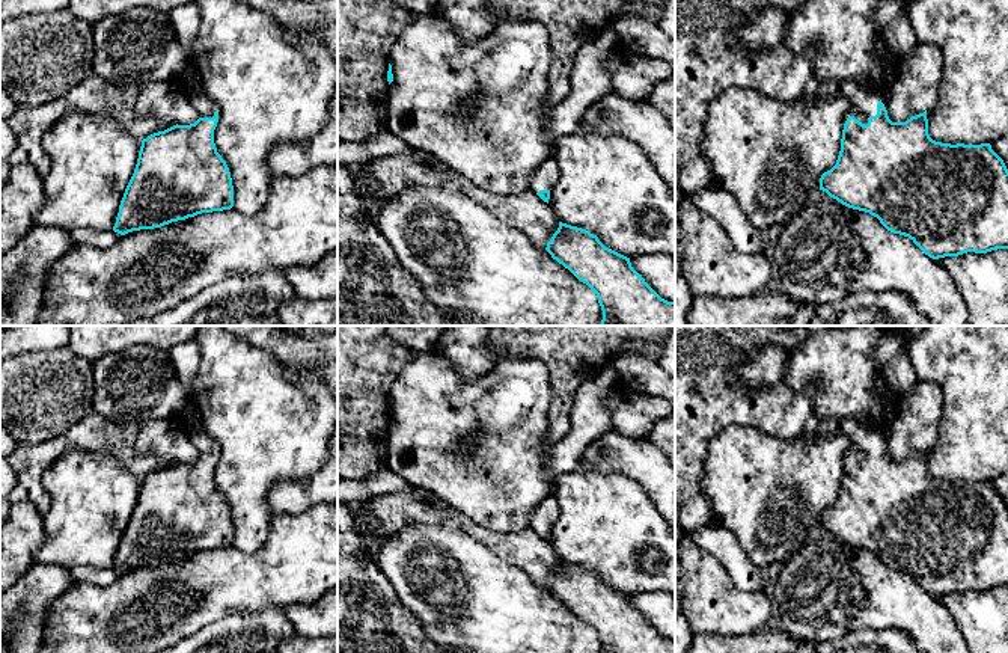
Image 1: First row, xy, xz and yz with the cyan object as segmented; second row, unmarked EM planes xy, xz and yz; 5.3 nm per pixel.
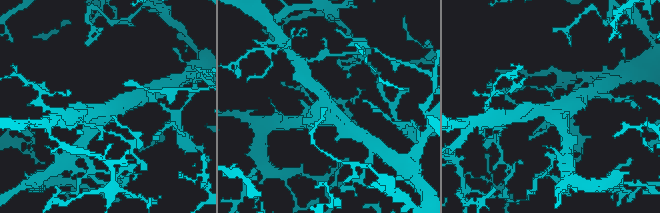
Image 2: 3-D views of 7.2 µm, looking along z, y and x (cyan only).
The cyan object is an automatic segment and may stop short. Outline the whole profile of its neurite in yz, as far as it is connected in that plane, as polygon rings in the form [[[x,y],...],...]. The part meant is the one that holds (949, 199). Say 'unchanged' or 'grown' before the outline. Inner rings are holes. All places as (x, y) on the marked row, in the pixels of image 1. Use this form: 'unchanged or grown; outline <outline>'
grown; outline [[[823,80],[814,97],[802,97],[808,101],[844,98],[853,107],[844,124],[836,164],[821,175],[820,190],[848,208],[877,217],[887,231],[909,237],[933,259],[1008,249],[1008,169],[990,143],[951,145],[933,140],[927,110],[906,122],[892,122],[878,95],[853,80]]]

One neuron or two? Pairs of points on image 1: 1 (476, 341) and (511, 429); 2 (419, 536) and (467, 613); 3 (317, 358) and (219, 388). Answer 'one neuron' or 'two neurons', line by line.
1: two neurons
2: one neuron
3: two neurons

